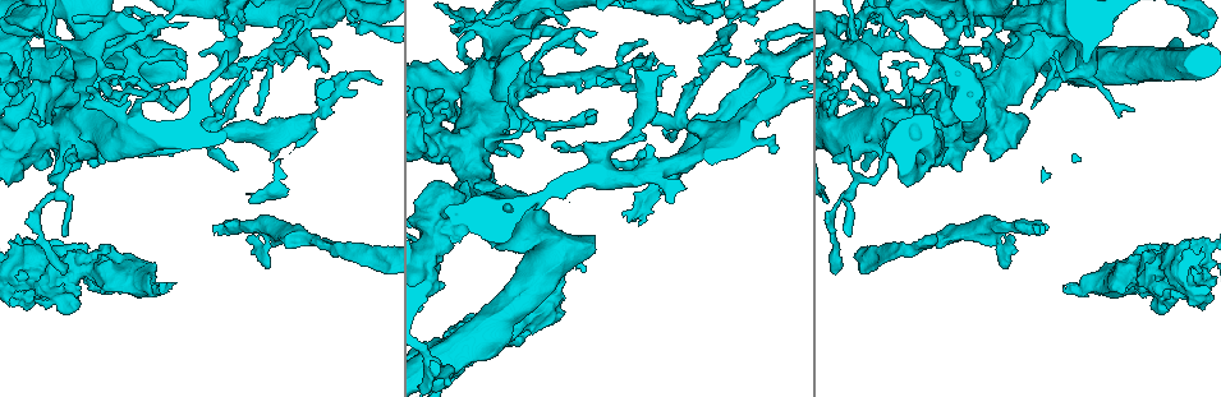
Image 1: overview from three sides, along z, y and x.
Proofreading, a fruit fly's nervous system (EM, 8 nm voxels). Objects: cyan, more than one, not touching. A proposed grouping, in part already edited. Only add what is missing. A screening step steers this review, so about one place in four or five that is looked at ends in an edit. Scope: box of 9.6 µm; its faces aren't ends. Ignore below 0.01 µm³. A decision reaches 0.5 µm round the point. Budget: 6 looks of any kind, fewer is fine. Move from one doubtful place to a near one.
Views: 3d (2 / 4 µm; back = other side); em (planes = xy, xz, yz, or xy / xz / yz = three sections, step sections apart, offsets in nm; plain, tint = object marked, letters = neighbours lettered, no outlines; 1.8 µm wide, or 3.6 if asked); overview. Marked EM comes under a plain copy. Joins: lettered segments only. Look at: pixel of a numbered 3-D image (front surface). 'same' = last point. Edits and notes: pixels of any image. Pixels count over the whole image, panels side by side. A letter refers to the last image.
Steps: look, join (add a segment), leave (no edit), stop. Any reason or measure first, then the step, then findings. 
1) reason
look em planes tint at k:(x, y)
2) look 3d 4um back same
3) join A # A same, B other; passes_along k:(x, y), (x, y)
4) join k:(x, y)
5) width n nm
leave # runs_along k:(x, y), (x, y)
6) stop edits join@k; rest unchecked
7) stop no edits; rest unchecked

free end
look 3d 4um at 1:(77, 159)

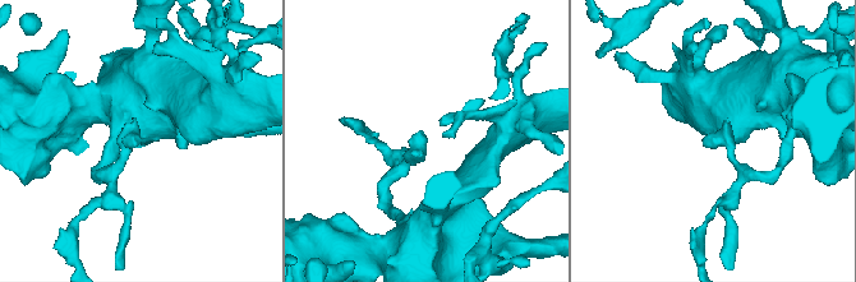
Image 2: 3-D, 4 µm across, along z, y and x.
shape alone is not enough
look em yz step 8 tint at 2:(419, 133)

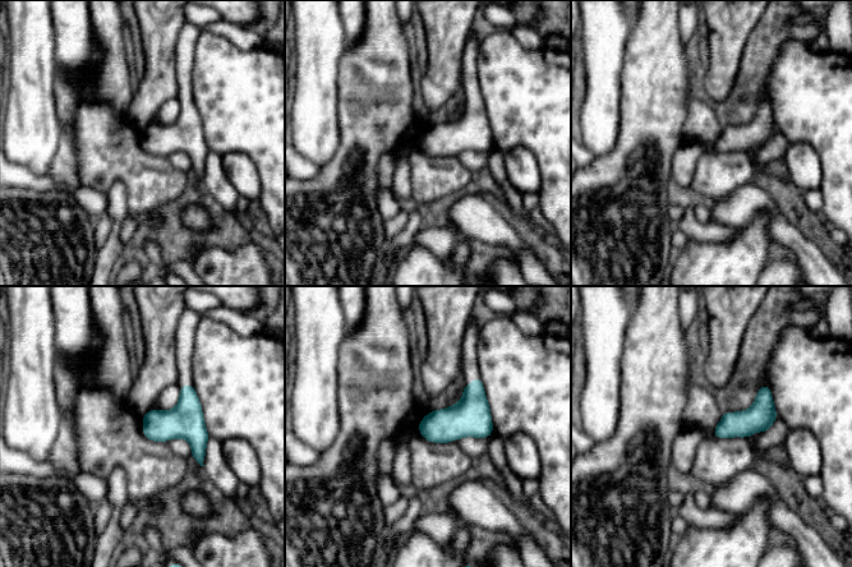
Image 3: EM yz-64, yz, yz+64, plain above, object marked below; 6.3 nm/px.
cut it another way
look em xz step 16 letters same

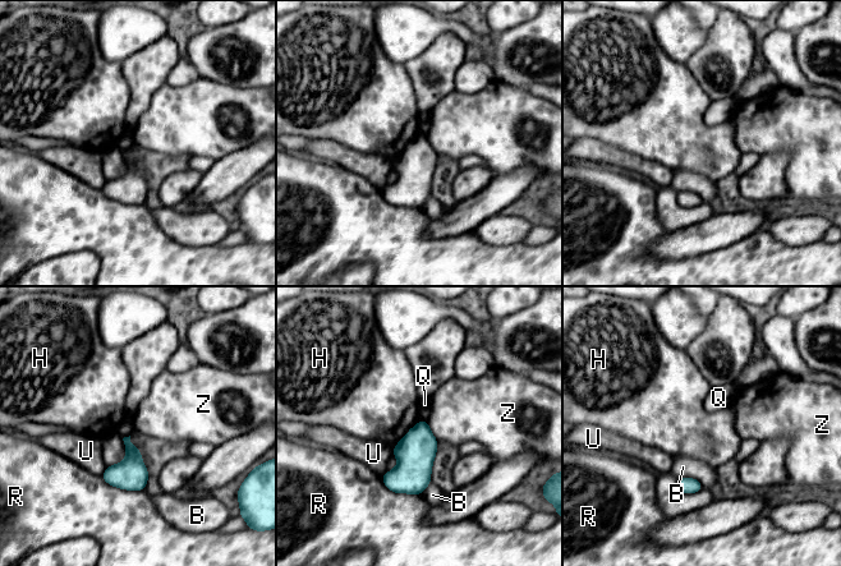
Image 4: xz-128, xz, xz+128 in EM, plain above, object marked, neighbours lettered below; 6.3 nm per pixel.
leave # B other, H other, Q other, R other, U other, Z other; border 4:(419, 419), (393, 446); no lettered segment goes on from it

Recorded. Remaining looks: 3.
look em xz step 8 tint at 1:(64, 274)

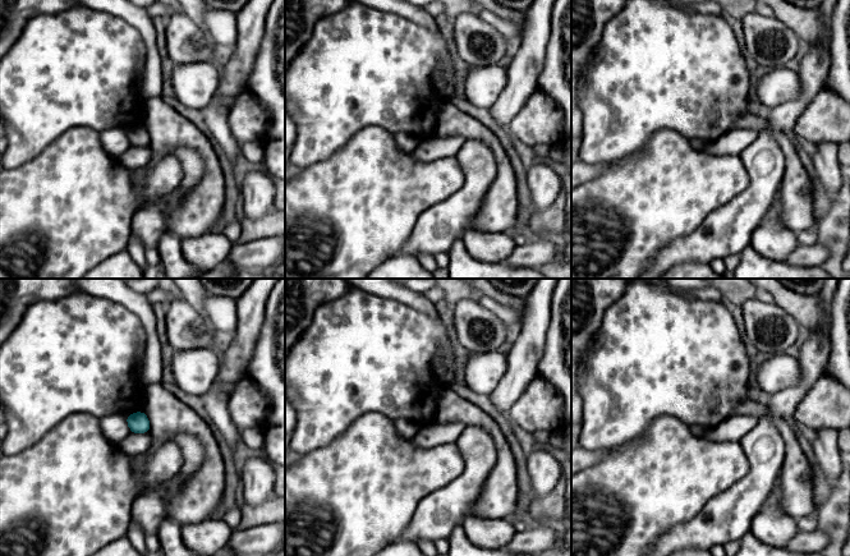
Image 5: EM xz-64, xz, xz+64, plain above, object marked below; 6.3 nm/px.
look em planes letters same

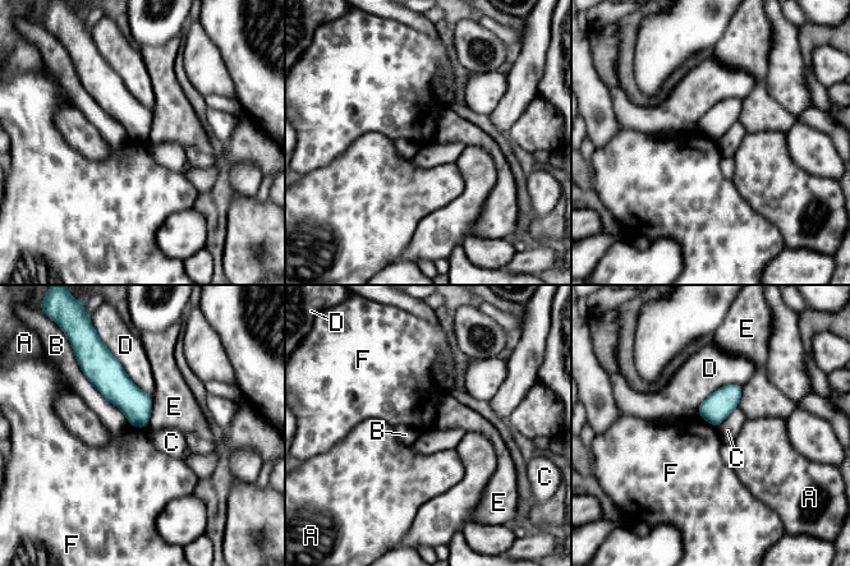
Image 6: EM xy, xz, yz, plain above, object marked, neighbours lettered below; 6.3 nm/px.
width 180 nm
leave # A other, B other, C other, D other, E other, F other; border 6:(699, 414), (715, 428); none of them fits

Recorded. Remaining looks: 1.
an open end
look em planes letters at 1:(623, 214)

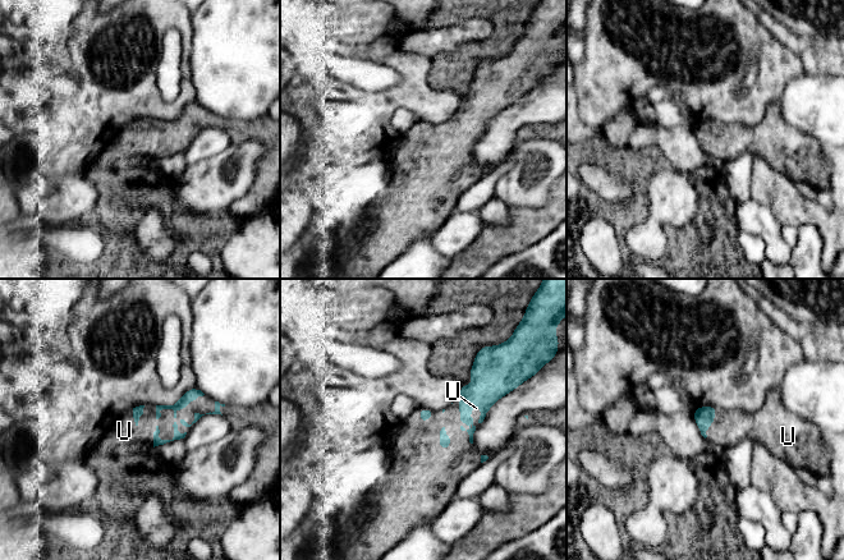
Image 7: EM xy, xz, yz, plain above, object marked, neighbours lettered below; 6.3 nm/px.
join U # U same; passes_along 7:(489, 394), (458, 420), (476, 408); it goes on there

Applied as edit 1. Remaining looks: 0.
stop edits join@7; rest unchecked

